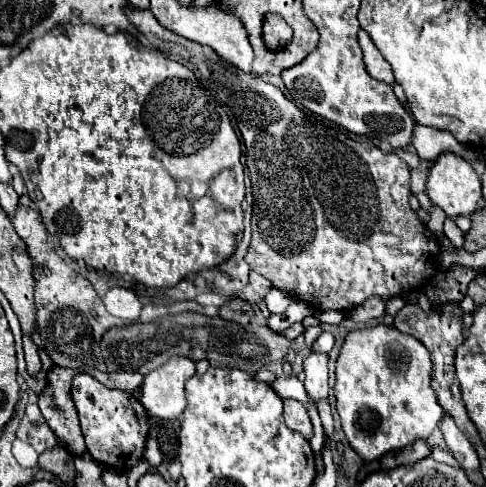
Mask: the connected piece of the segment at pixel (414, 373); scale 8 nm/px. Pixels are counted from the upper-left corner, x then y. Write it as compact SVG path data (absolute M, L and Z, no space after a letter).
M376 325L362 331L354 331L346 337L340 357L336 361L336 411L340 415L342 429L350 447L364 461L380 459L388 451L398 451L418 439L428 439L428 435L434 431L434 427L444 415L444 409L440 407L436 393L430 385L430 375L432 361L428 349L418 339L412 339L410 335L404 335L394 327Z

